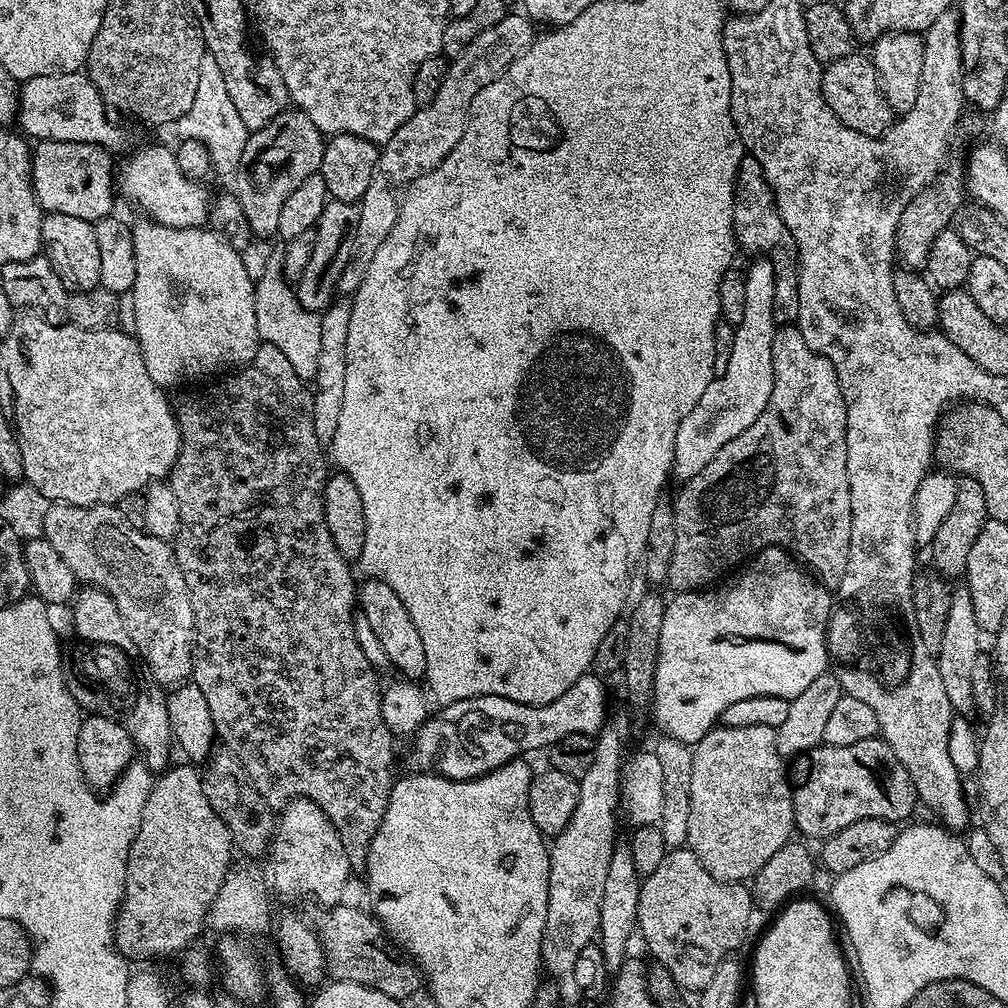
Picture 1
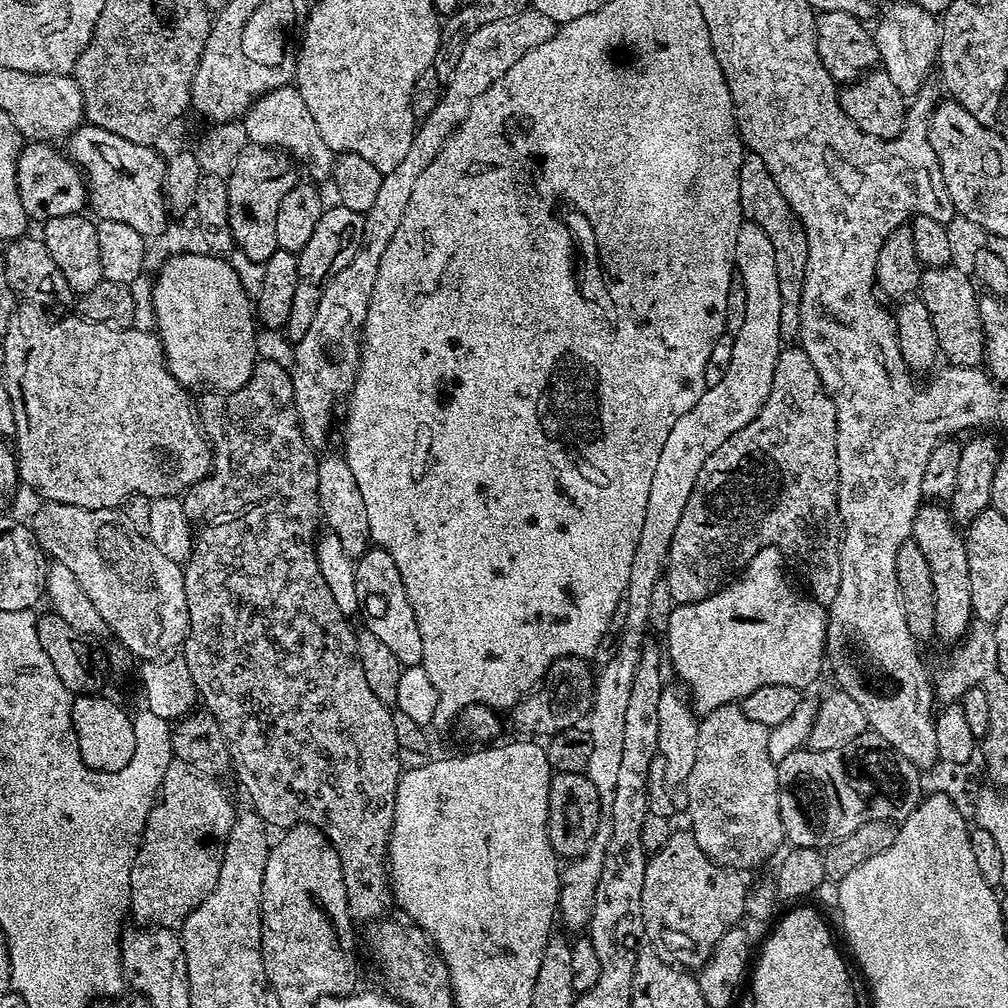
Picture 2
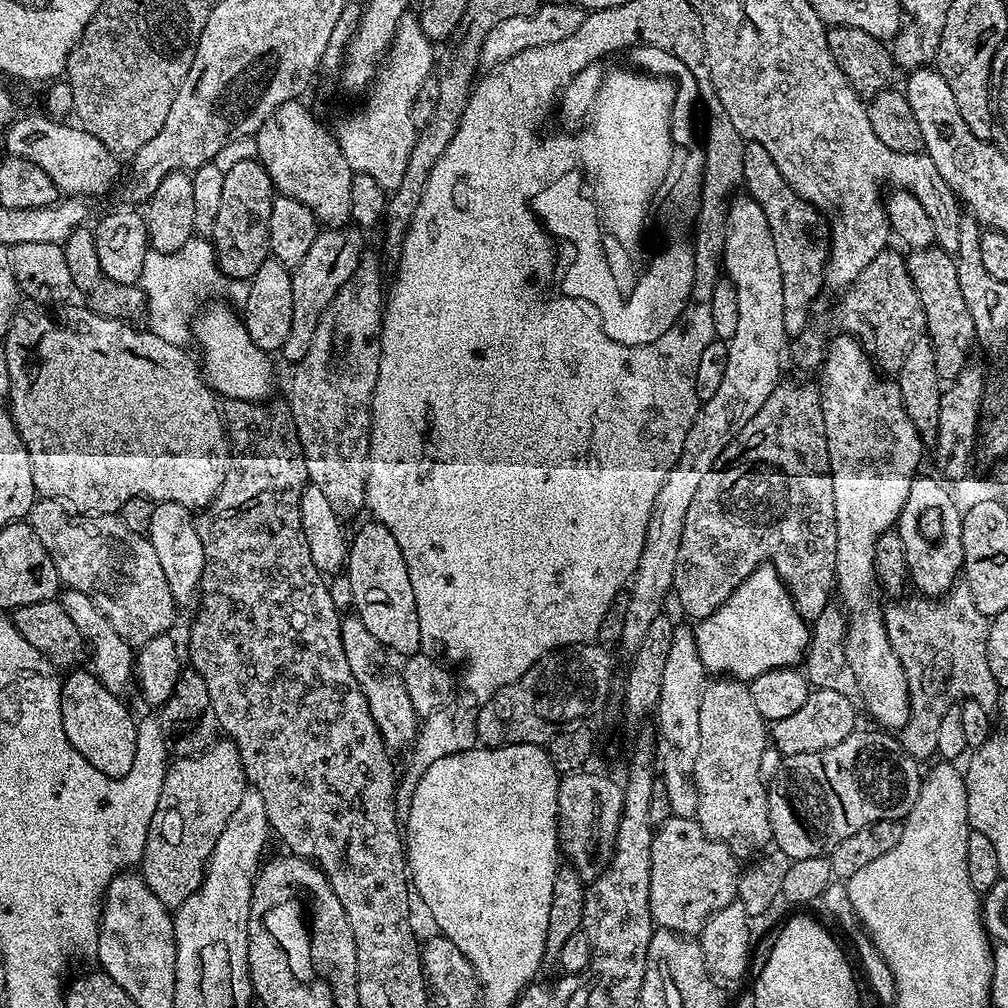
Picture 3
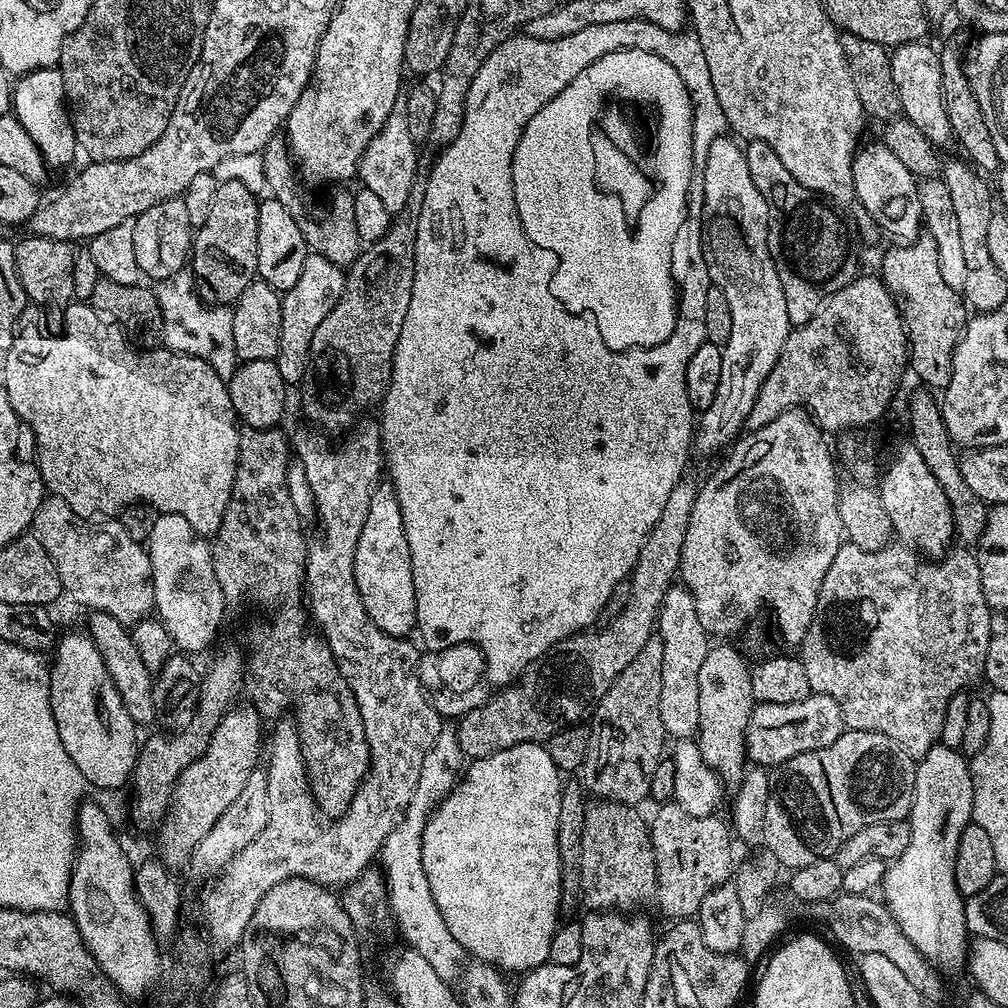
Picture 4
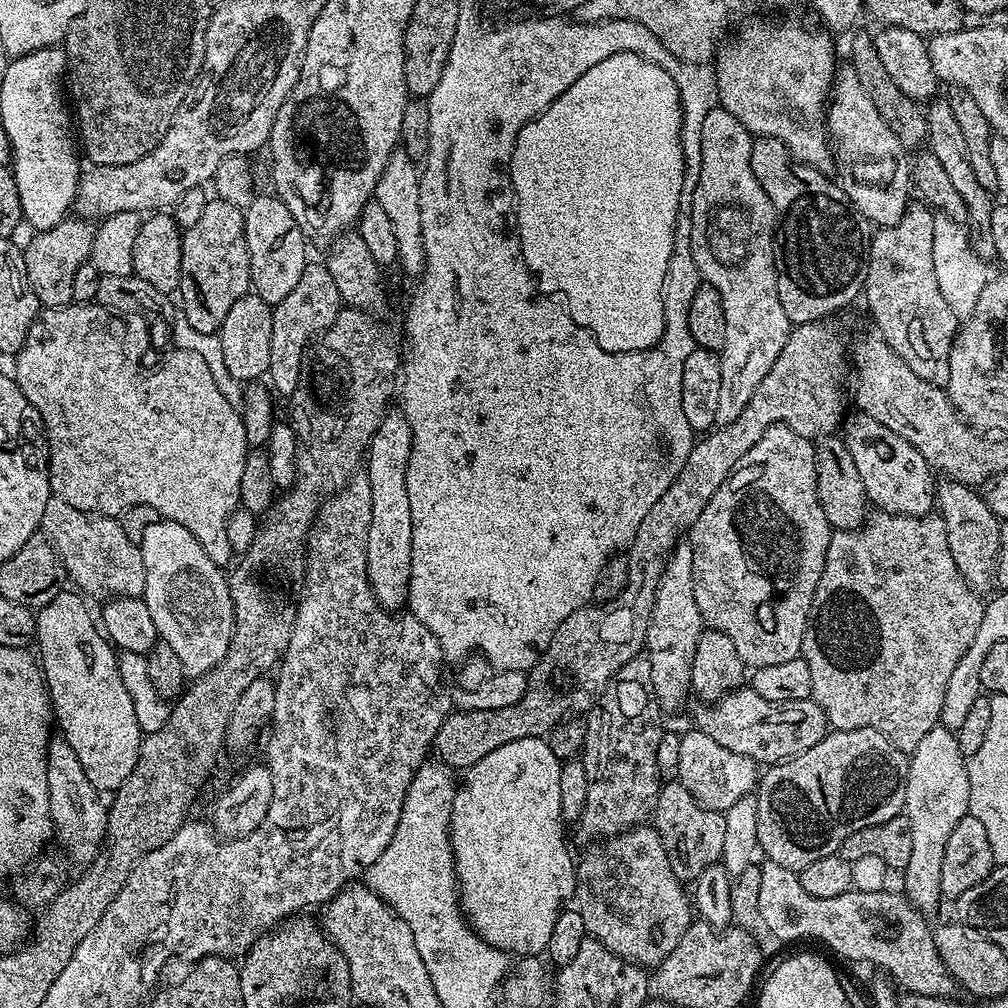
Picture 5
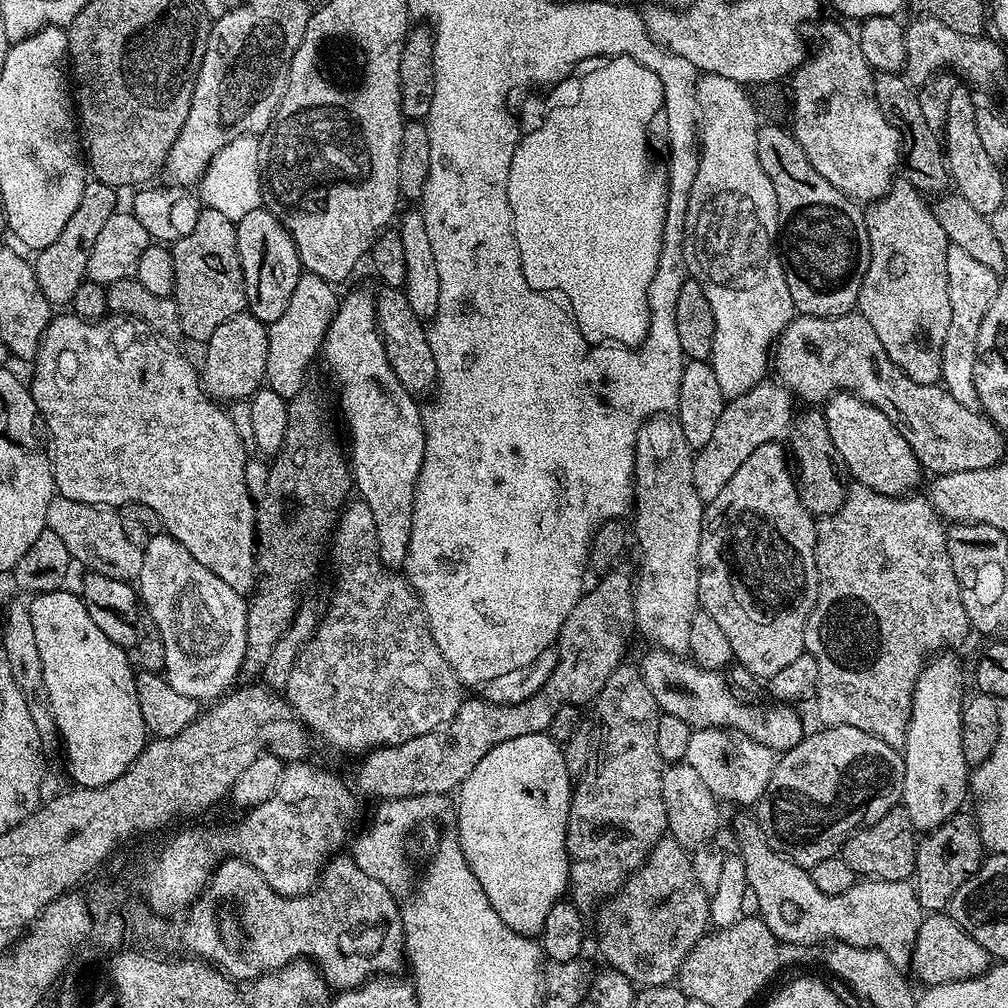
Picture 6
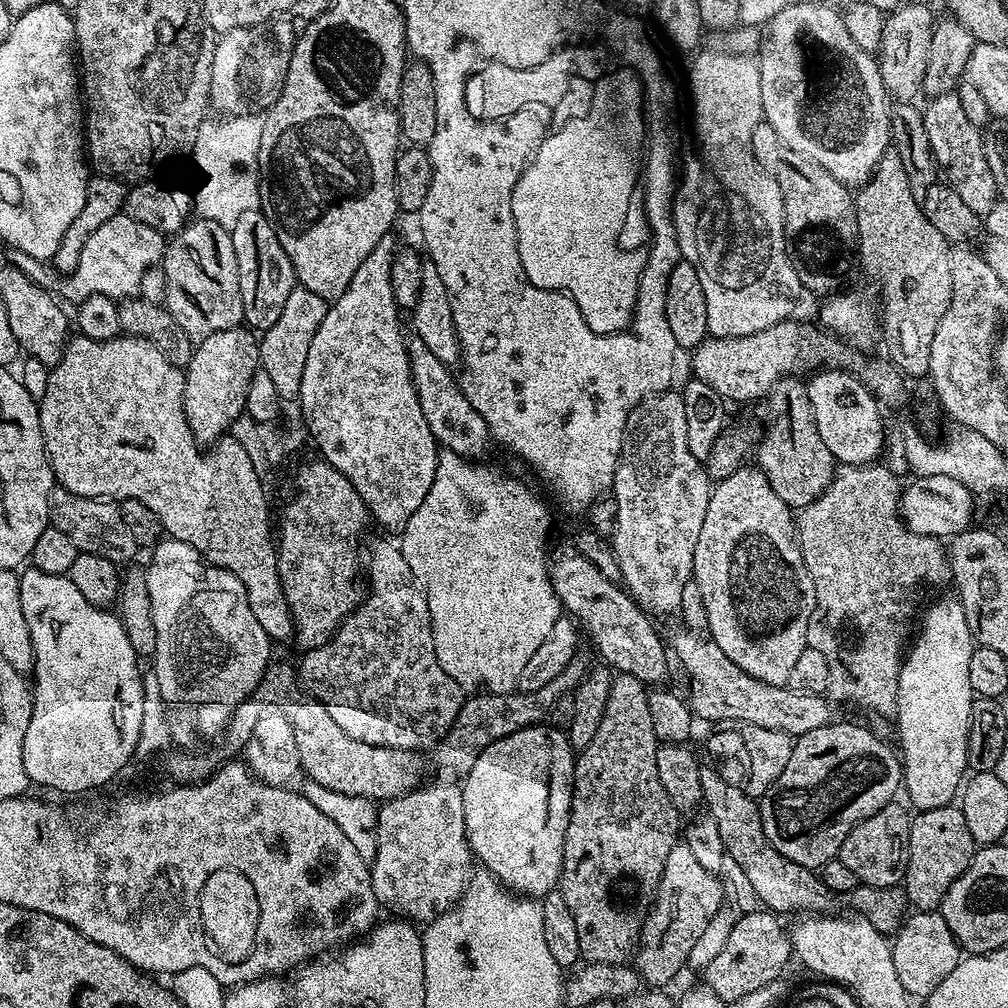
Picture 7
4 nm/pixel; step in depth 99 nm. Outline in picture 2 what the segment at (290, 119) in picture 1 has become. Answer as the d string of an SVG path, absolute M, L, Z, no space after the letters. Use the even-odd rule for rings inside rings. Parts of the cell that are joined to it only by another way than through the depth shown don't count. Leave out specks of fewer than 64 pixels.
M248 144L234 162L232 172L226 177L230 194L230 226L236 248L246 258L263 264L278 250L274 218L278 218L278 202L282 202L298 183L295 171L293 161L285 153L257 144Z

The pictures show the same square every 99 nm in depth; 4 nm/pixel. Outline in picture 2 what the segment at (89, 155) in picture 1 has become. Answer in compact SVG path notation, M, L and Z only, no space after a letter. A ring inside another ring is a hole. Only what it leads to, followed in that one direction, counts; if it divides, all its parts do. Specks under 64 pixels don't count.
M28 142L20 149L18 158L18 198L22 198L22 210L33 221L43 222L59 216L75 216L85 211L88 202L88 185L79 168L68 159L59 147L48 142Z

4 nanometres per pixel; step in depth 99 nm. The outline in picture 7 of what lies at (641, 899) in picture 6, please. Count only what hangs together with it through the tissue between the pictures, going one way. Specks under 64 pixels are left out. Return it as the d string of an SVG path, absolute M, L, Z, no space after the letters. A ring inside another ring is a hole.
M677 842L674 850L670 850L650 907L651 923L653 920L656 924L664 925L653 936L641 935L634 953L634 967L645 985L668 986L664 984L670 983L679 974L680 967L683 969L687 965L694 942L698 942L702 930L706 930L710 920L725 907L720 879L717 873L703 869L695 860L690 846Z

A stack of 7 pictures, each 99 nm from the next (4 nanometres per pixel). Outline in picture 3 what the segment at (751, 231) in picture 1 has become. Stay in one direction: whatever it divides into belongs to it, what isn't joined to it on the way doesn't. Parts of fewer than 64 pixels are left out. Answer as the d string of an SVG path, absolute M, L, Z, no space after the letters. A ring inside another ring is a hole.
M753 140L745 143L740 155L740 175L747 195L762 206L762 214L766 214L766 222L770 222L770 234L774 238L774 254L778 254L778 270L782 270L782 326L784 335L788 338L800 336L809 327L808 315L812 312L812 303L820 296L820 291L825 291L824 271L828 265L828 250L830 247L830 225L824 219L824 215L810 202L806 202L795 190L782 178L782 170L774 166L774 158L770 158L766 146L762 146Z

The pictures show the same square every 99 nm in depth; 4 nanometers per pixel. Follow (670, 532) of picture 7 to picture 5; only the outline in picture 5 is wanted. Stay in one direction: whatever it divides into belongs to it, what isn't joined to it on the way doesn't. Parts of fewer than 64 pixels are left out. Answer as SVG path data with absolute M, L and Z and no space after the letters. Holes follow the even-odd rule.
M687 543L677 544L668 565L658 582L654 598L654 610L650 614L648 633L644 639L646 655L650 662L654 694L660 704L661 713L676 712L692 692L692 667L694 650L698 646L700 633L706 625L700 617L698 602L694 598L694 558Z

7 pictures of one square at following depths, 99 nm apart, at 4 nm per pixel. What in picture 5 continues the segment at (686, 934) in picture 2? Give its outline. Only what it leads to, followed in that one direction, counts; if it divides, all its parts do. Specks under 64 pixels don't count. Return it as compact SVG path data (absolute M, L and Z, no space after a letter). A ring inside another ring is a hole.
M668 782L661 787L656 799L654 827L666 846L670 866L679 880L694 882L702 870L721 859L726 840L724 815L723 812L704 808L694 794L679 782Z

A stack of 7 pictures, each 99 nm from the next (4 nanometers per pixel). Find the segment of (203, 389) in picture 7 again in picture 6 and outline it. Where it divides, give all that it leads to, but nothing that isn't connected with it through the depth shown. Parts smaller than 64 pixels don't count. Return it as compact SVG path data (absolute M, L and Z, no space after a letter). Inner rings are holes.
M247 310L239 312L234 318L226 318L226 322L222 322L222 326L218 326L218 330L214 330L206 342L202 367L199 369L204 391L217 402L247 401L265 383L267 345L267 327Z

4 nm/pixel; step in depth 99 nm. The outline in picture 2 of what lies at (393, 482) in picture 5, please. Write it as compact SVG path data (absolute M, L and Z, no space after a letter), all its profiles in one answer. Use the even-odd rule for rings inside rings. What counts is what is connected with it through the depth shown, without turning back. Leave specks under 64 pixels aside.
M372 546L355 561L357 596L360 599L359 615L362 624L394 654L401 666L423 665L422 634L418 634L418 622L414 618L414 606L406 598L402 586L402 574L386 550Z

